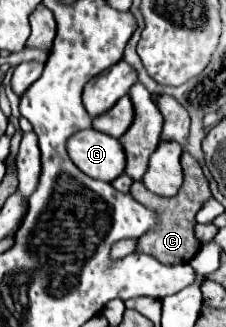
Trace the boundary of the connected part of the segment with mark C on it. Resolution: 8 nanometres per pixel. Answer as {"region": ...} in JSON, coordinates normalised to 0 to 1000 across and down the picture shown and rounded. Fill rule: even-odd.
{"region":[[[832,465],[805,471],[805,526],[814,526],[814,557],[805,557],[805,581],[788,581],[779,599],[761,606],[708,606],[664,593],[628,557],[593,557],[575,587],[584,599],[637,624],[664,630],[690,654],[699,654],[699,691],[681,703],[664,703],[664,716],[637,716],[611,740],[611,771],[646,771],[664,783],[690,783],[708,801],[726,807],[823,807],[841,801],[841,789],[876,771],[885,740],[858,722],[858,697],[867,688],[867,648],[885,642],[885,630],[903,624],[912,606],[929,606],[929,575],[920,575],[920,550],[903,544],[876,495],[858,483],[841,483]]]}

